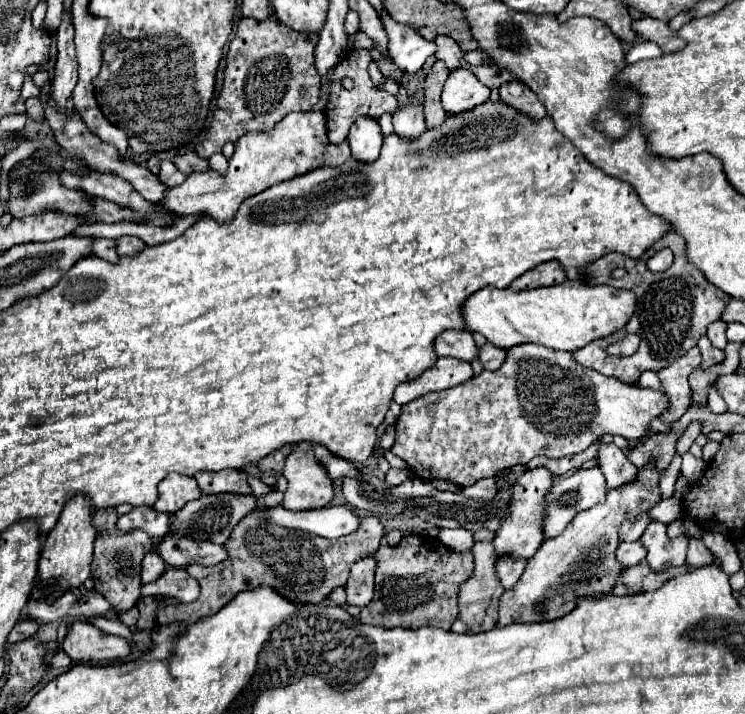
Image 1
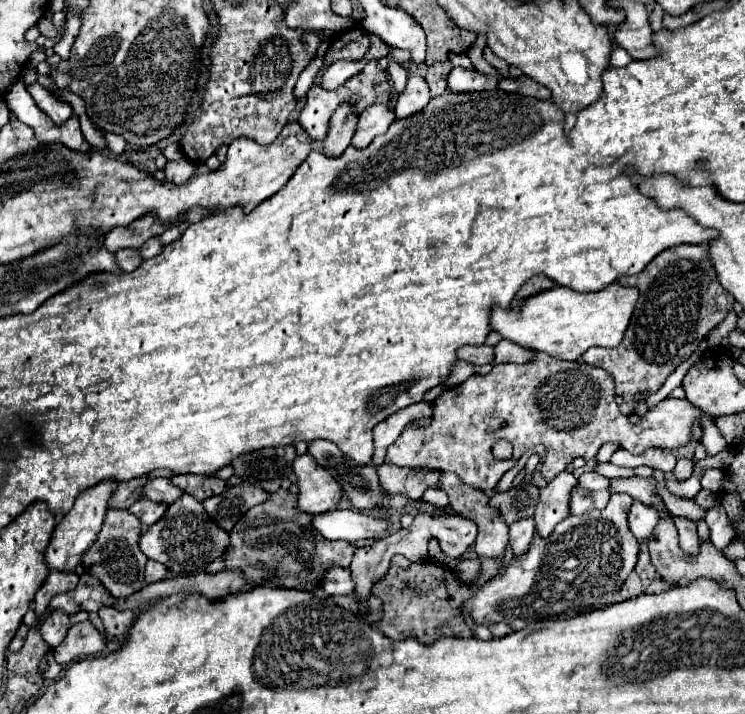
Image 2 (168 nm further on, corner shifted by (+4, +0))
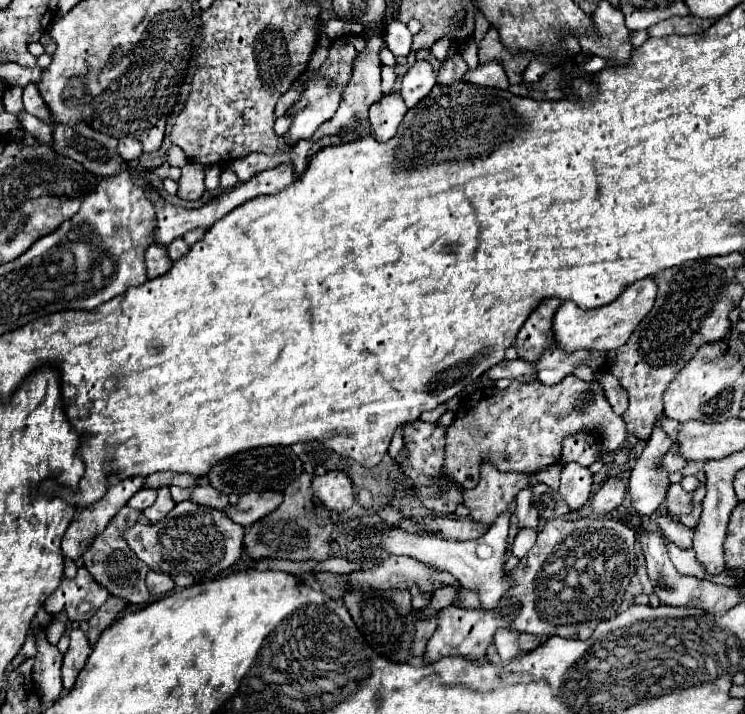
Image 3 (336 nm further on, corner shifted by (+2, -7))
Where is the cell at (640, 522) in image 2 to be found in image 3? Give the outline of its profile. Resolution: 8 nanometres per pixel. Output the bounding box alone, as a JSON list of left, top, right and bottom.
[628,429,672,517]

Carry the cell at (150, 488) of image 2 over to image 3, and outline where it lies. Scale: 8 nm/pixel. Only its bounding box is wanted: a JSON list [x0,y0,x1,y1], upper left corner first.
[128,489,156,511]

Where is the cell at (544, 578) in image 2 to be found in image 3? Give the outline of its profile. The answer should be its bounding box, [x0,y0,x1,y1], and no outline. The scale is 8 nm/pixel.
[424,517,636,663]

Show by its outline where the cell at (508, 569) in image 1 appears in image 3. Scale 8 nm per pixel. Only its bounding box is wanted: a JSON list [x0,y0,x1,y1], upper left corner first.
[514,489,538,529]

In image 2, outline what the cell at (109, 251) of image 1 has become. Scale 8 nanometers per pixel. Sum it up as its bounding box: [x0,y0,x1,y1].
[116,248,142,272]

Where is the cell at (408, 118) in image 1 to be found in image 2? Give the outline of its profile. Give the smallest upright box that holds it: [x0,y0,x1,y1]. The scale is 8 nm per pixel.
[396,74,430,118]

